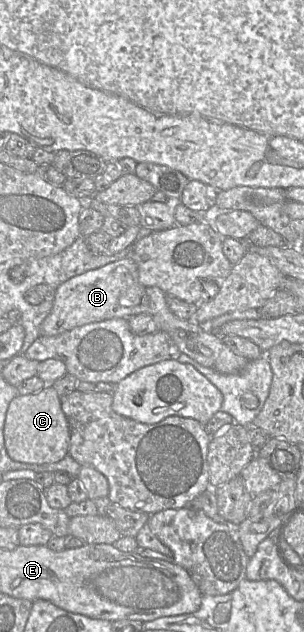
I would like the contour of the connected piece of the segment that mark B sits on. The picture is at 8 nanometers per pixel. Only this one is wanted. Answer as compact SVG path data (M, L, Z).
M131 257L108 263L63 282L56 289L53 307L40 326L40 336L55 336L85 324L113 318L128 319L137 314L150 315L158 329L166 332L181 353L222 374L242 372L249 360L236 354L215 332L206 332L194 320L181 320L169 309L166 294L158 287L145 287L138 279L138 268Z

